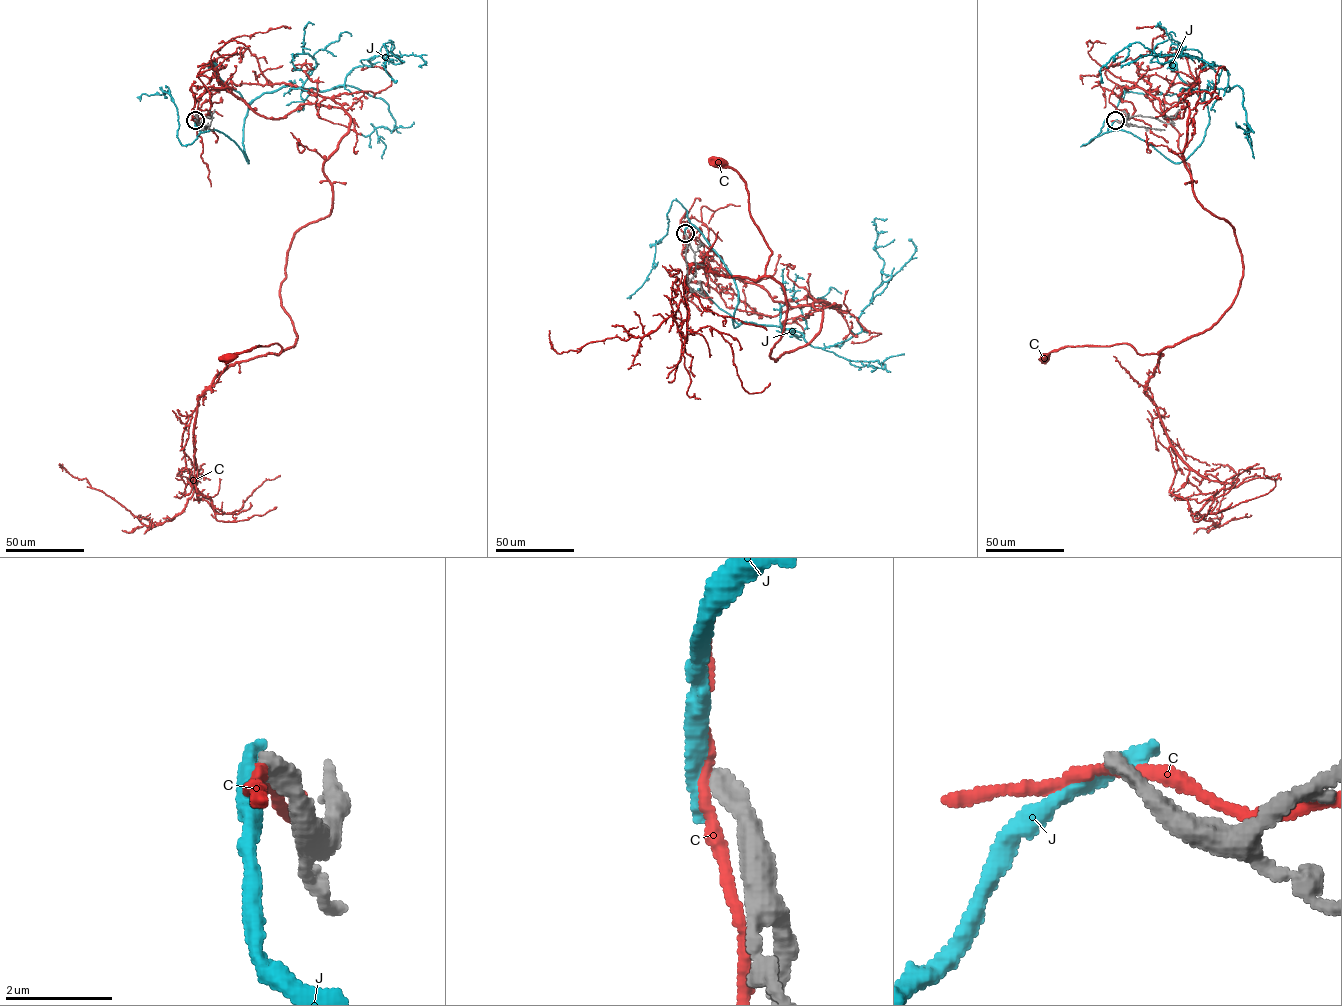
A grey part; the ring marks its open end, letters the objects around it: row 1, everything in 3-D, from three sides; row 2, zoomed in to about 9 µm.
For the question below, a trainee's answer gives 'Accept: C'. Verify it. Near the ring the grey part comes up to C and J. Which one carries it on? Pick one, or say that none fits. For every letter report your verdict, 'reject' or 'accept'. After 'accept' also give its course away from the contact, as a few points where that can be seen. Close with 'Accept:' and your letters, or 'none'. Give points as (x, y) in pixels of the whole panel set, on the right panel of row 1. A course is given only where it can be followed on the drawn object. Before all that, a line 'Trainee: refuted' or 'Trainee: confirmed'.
Trainee: refuted
C: reject
J: reject
Accept: none

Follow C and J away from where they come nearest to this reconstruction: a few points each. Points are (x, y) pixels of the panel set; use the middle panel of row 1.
C: (685, 234), (775, 301), (840, 306), (771, 357), (785, 292), (717, 163)
J: (684, 234), (688, 226), (694, 225), (732, 275), (738, 291), (733, 325), (740, 324), (701, 291)

